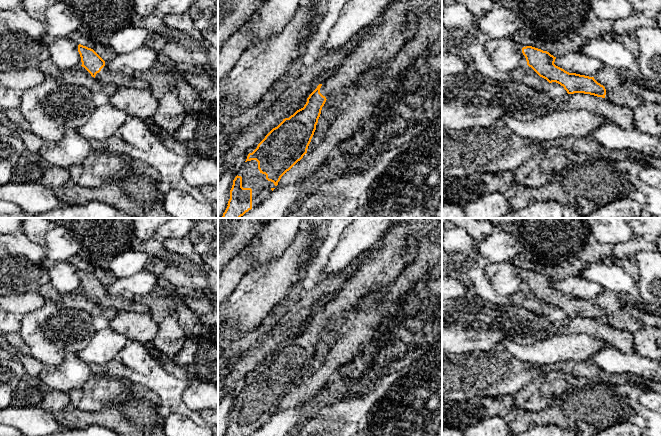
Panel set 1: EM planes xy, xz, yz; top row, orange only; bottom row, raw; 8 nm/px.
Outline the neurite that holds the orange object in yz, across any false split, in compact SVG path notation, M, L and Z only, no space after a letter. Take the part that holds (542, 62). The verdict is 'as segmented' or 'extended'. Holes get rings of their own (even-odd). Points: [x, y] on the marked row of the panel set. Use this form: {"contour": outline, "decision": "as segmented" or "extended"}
{"contour": "M526 46L522 48L527 65L549 83L556 82L564 87L568 94L584 93L605 98L606 89L594 77L569 73L554 64L556 57L547 51Z", "decision": "as segmented"}

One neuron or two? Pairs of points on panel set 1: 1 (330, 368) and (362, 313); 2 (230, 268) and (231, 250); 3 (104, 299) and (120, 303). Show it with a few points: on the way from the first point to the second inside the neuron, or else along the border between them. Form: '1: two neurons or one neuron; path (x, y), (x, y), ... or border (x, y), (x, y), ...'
1: one neuron; path (341, 354), (360, 335), (362, 327)
2: two neurons; border (246, 243), (228, 262)
3: one neuron; path (108, 301), (116, 302)

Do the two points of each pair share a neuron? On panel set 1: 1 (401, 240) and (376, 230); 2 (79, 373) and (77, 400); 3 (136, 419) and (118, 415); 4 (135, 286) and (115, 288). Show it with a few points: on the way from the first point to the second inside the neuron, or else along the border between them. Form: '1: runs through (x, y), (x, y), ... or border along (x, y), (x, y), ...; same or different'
1: border along (384, 234), (374, 244); different
2: border along (93, 374), (83, 387), (73, 388), (68, 392); different
3: runs through (132, 419), (122, 417); same
4: runs through (130, 286), (120, 288); same

